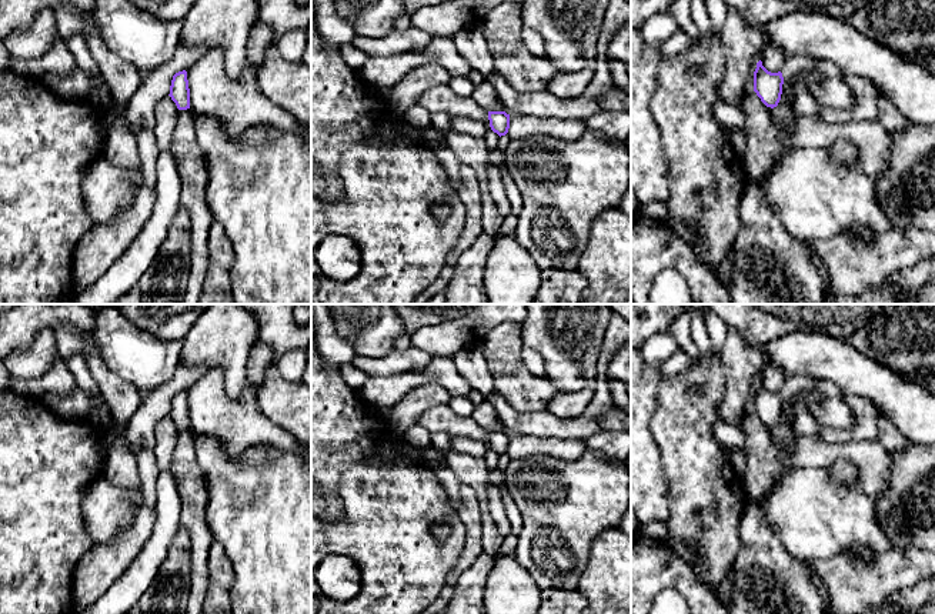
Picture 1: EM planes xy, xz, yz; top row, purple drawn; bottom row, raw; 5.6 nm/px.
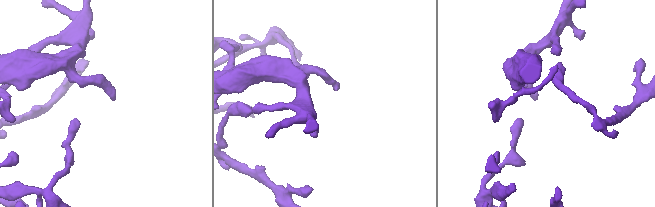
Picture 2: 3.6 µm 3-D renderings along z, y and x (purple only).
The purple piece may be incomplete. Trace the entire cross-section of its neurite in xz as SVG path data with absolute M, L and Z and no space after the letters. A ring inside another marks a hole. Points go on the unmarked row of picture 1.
M488 431L490 447L500 457L505 456L510 448L510 434L505 431Z

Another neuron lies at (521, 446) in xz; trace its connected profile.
M510 434L508 457L520 460L531 456L550 456L558 460L574 461L587 451L584 440L557 440L525 434Z

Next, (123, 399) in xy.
M59 324L54 330L59 356L67 360L73 354L83 354L106 404L110 408L113 426L103 437L101 451L107 454L116 436L116 427L127 424L141 406L143 394L130 383L111 373L96 347L93 333L87 337L71 324Z

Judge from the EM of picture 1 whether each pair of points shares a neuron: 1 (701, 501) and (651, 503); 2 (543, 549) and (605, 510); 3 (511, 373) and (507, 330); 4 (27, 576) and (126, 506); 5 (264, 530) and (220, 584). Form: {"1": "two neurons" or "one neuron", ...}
{"1": "two neurons", "2": "one neuron", "3": "one neuron", "4": "two neurons", "5": "two neurons"}

